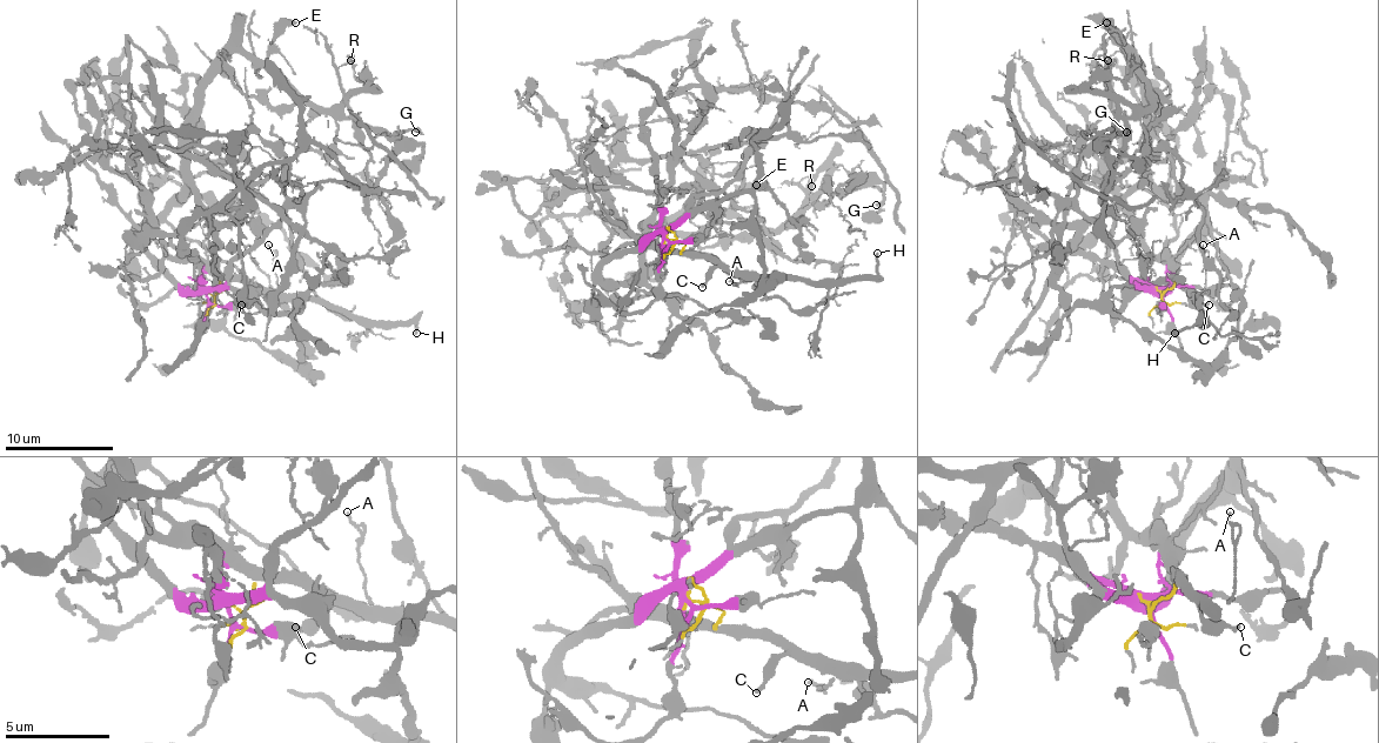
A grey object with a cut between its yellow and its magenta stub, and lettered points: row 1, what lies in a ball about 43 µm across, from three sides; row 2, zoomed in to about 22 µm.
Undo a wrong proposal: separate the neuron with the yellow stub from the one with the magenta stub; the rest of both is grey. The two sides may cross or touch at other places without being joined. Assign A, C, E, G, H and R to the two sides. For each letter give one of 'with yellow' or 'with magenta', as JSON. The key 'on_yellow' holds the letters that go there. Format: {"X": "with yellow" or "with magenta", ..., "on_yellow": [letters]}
{"A": "with yellow", "C": "with yellow", "E": "with magenta", "G": "with magenta", "H": "with yellow", "R": "with magenta", "on_yellow": ["A", "C", "H"]}

